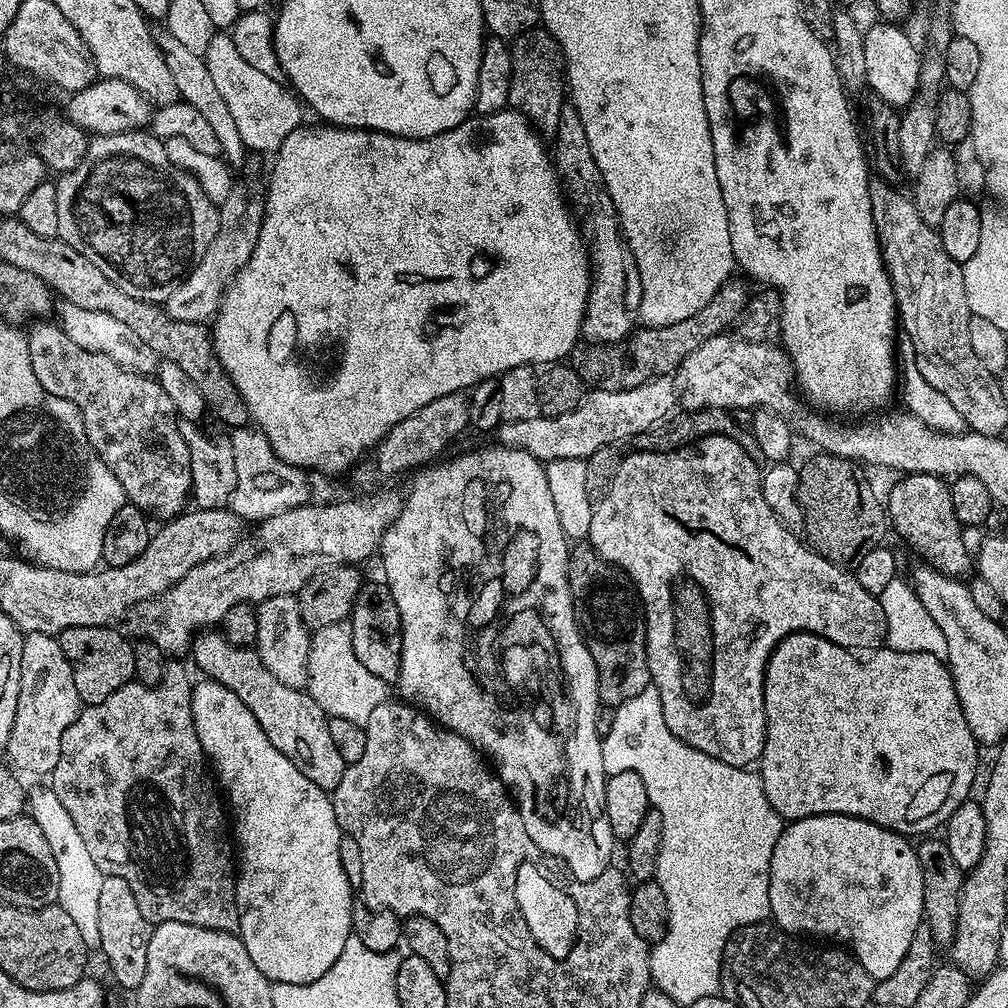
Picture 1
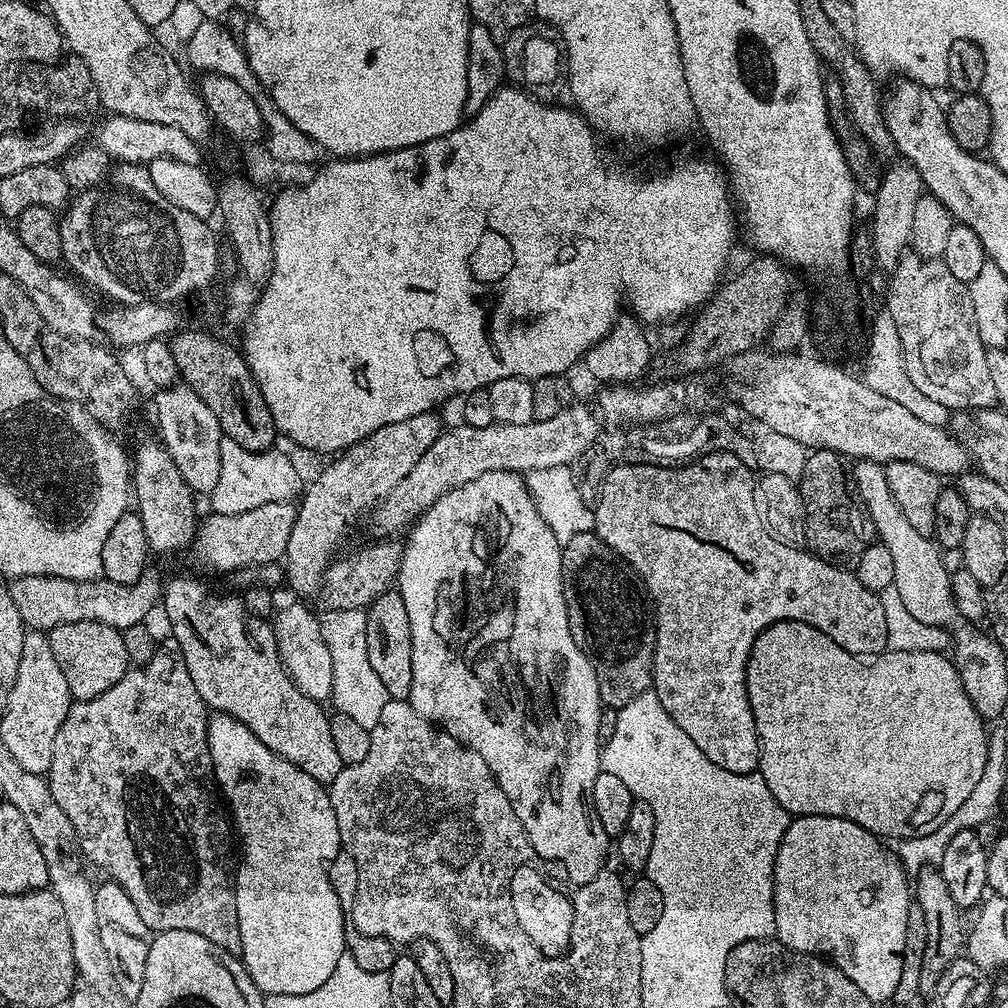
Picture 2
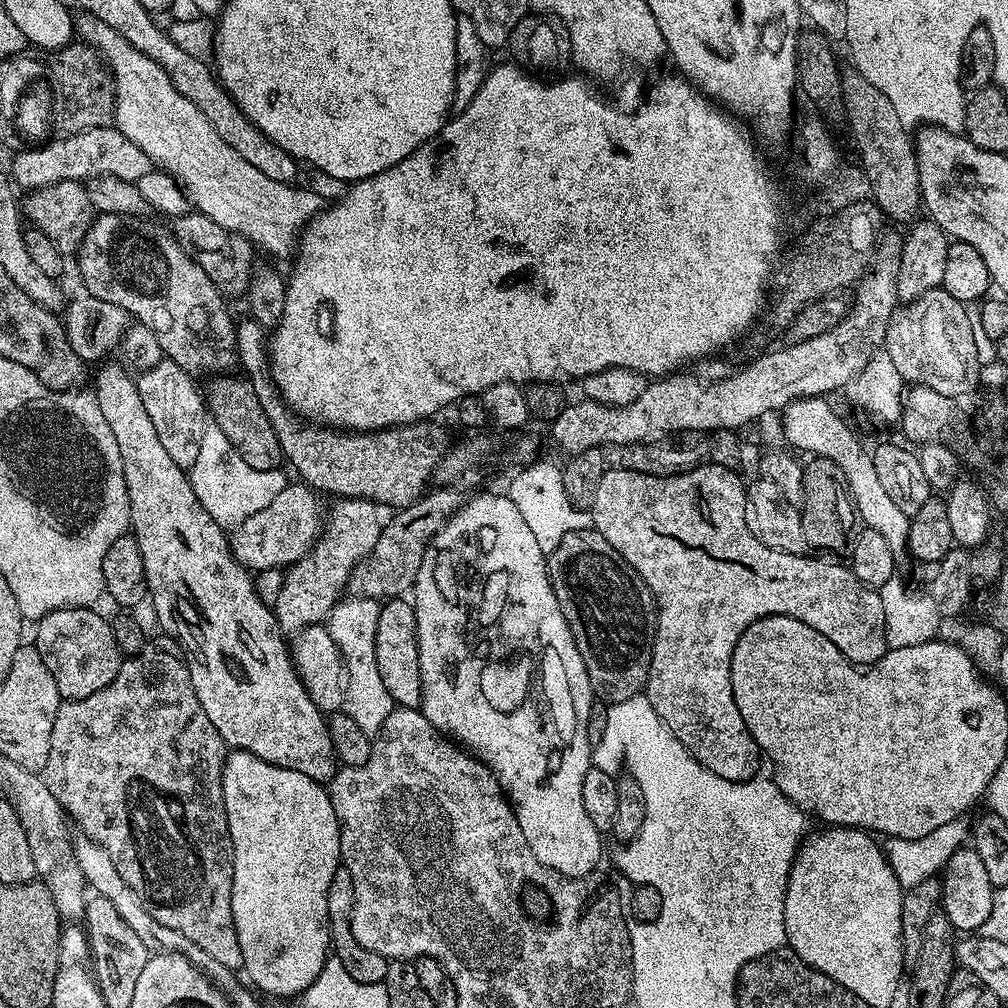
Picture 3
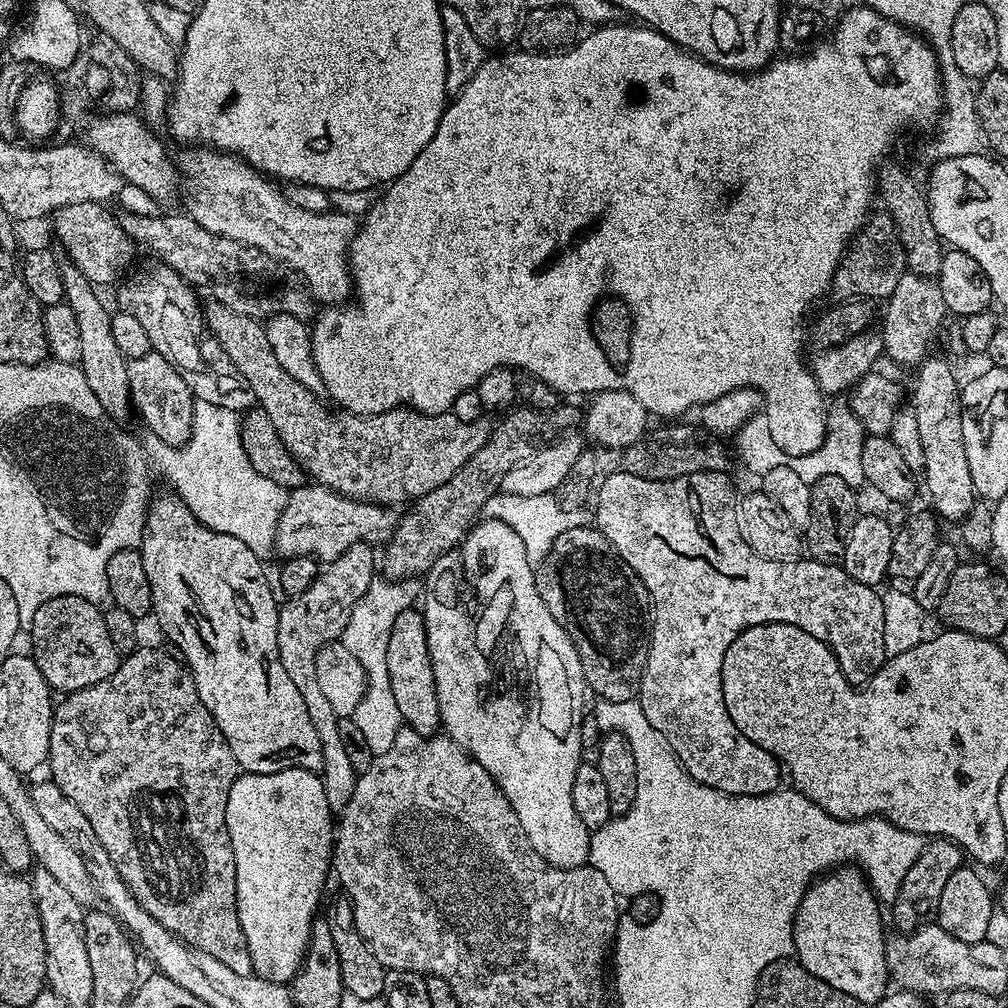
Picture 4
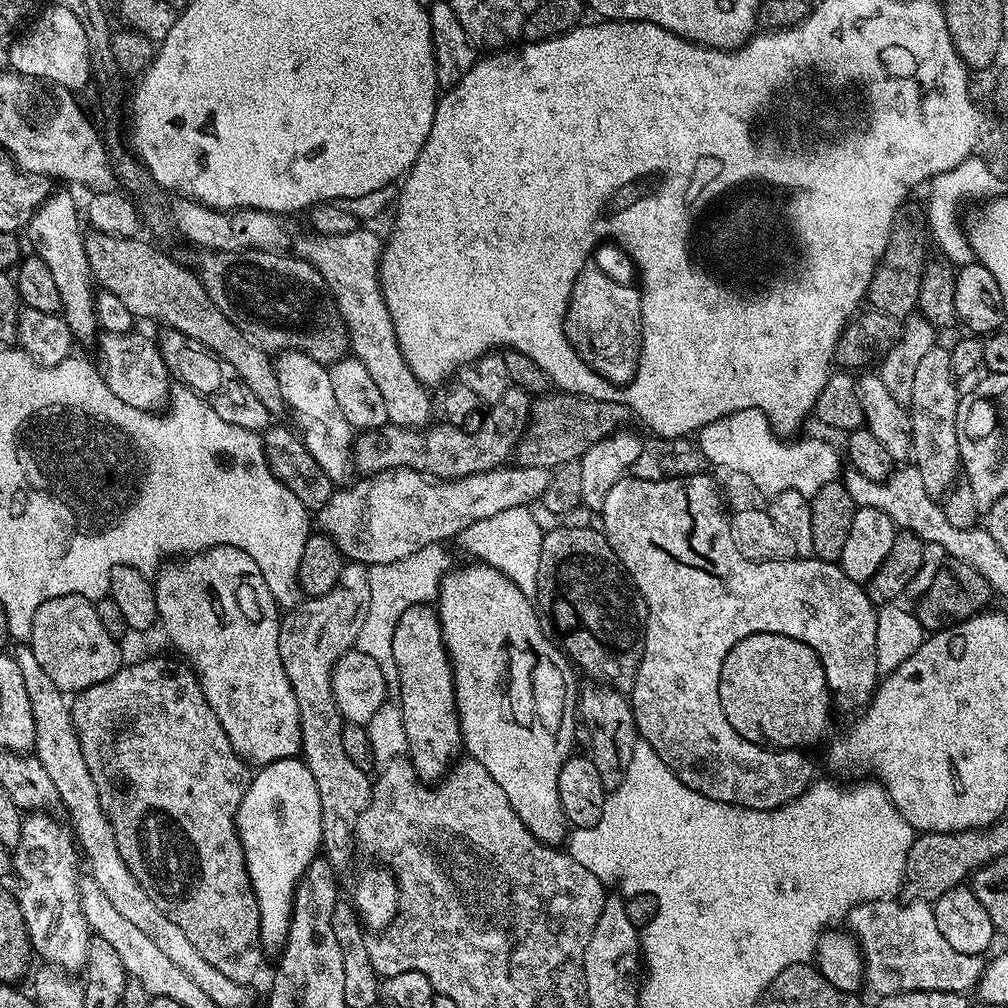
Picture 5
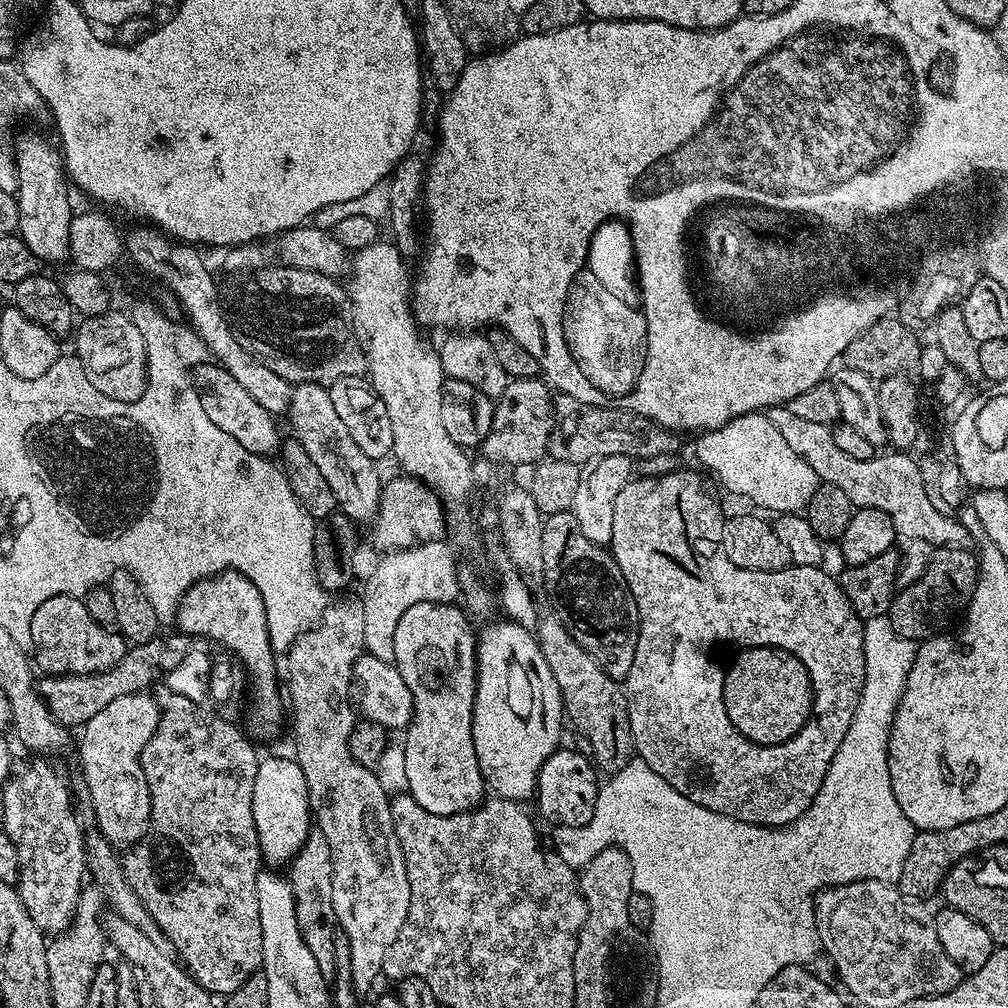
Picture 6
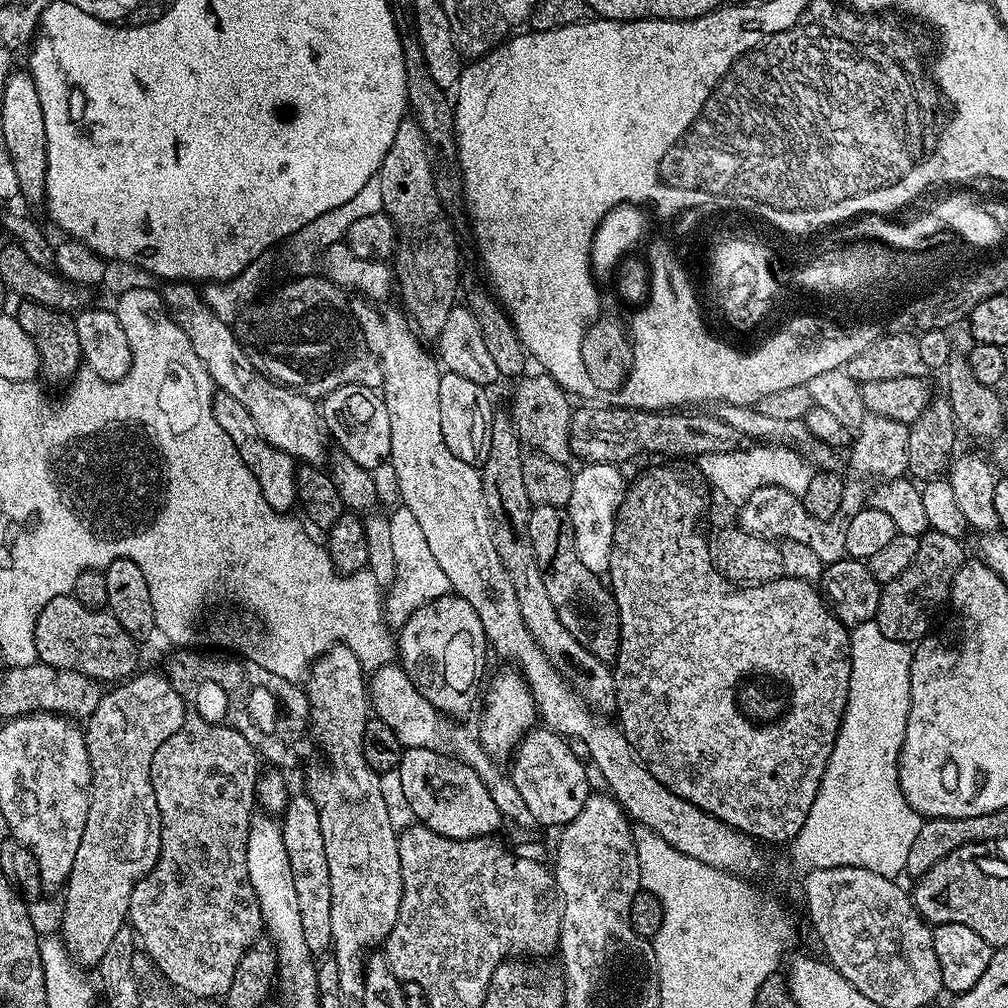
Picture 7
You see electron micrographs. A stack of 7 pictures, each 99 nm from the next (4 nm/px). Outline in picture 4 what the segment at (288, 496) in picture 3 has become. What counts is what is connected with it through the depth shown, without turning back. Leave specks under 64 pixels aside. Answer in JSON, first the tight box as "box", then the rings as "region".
{"box":[275,486,398,562],"region":[[[305,486],[291,489],[286,506],[280,515],[280,521],[276,527],[275,551],[281,552],[281,557],[289,556],[315,556],[317,561],[331,562],[337,560],[350,546],[355,544],[383,545],[392,539],[392,531],[398,523],[397,513],[389,510],[383,504],[370,504],[367,500],[355,500],[349,496],[338,494],[329,488],[319,486]]]}

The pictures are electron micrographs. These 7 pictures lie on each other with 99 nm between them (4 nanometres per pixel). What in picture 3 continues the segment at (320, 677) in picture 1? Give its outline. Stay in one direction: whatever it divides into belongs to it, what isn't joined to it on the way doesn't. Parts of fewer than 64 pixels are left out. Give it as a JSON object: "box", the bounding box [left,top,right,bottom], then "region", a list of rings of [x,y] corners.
{"box":[326,595,393,737],"region":[[[345,595],[332,607],[326,621],[330,638],[340,651],[340,659],[344,662],[344,707],[343,712],[350,714],[354,722],[358,722],[361,730],[366,730],[370,737],[377,737],[393,710],[392,699],[382,682],[382,674],[378,672],[376,657],[376,631],[378,630],[378,614],[381,601]]]}

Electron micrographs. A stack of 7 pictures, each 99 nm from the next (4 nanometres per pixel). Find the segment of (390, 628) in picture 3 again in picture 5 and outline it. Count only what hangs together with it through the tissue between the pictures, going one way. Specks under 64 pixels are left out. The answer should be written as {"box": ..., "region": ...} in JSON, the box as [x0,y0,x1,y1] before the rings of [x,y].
{"box":[392,604,462,782],"region":[[[428,604],[410,606],[410,610],[405,610],[402,618],[398,618],[398,626],[394,626],[392,645],[400,679],[398,703],[408,739],[407,759],[411,760],[421,781],[439,782],[461,755],[462,741],[452,660],[444,645],[437,609]]]}

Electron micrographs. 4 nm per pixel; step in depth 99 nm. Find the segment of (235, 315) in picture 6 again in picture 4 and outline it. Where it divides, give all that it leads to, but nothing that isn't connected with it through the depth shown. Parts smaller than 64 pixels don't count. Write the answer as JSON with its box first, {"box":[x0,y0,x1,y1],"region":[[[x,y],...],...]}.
{"box":[118,211,314,322],"region":[[[121,211],[118,219],[133,244],[141,249],[149,248],[159,263],[170,265],[183,280],[197,289],[205,288],[211,299],[221,300],[238,314],[264,322],[280,312],[304,318],[308,311],[313,311],[314,297],[294,269],[254,246],[214,234],[193,220],[191,215],[183,215],[139,216]]]}

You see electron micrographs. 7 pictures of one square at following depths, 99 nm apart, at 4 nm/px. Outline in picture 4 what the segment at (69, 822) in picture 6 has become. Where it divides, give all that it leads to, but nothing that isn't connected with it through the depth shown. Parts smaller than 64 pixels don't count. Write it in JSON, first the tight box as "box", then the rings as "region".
{"box":[30,867,94,1005],"region":[[[37,867],[31,873],[30,879],[40,915],[38,927],[42,938],[46,938],[47,987],[60,996],[70,998],[73,1005],[87,1005],[94,990],[94,973],[90,971],[90,954],[86,954],[85,909],[81,908],[78,902],[74,902],[74,897],[62,890],[62,886],[58,886],[50,870]]]}

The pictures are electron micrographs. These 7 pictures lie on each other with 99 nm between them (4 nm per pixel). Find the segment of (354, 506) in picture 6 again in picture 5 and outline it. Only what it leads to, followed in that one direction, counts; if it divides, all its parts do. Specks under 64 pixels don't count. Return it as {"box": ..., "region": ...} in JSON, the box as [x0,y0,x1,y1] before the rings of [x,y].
{"box":[274,349,354,486],"region":[[[289,349],[279,353],[274,360],[276,365],[276,377],[278,378],[279,389],[282,392],[285,405],[300,418],[303,423],[304,432],[302,439],[310,454],[314,455],[314,462],[326,470],[326,478],[330,478],[333,486],[347,486],[354,480],[354,429],[352,424],[346,421],[339,406],[338,400],[334,397],[334,386],[331,371],[323,364],[310,358],[304,352]]]}

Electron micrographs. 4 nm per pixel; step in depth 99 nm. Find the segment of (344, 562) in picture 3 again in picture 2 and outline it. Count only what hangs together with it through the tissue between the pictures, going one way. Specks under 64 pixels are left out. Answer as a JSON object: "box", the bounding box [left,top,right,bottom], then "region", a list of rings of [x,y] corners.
{"box":[282,411,442,598],"region":[[[435,411],[414,414],[414,418],[406,418],[402,422],[394,422],[374,430],[374,434],[370,434],[365,440],[359,440],[354,446],[344,449],[335,458],[329,459],[332,461],[321,470],[320,476],[314,477],[312,485],[309,488],[307,485],[303,489],[298,500],[294,530],[290,530],[290,542],[282,557],[282,565],[284,564],[282,572],[286,577],[286,584],[288,580],[289,586],[300,595],[297,597],[308,598],[304,596],[311,597],[315,593],[320,586],[324,571],[337,555],[336,547],[339,546],[340,539],[347,534],[348,527],[367,508],[375,509],[383,501],[384,496],[390,494],[390,490],[394,490],[394,486],[398,486],[398,482],[402,482],[402,478],[406,478],[406,474],[414,470],[414,466],[418,466],[418,458],[422,458],[422,454],[426,454],[426,450],[434,446],[442,431],[442,425],[436,415]]]}

